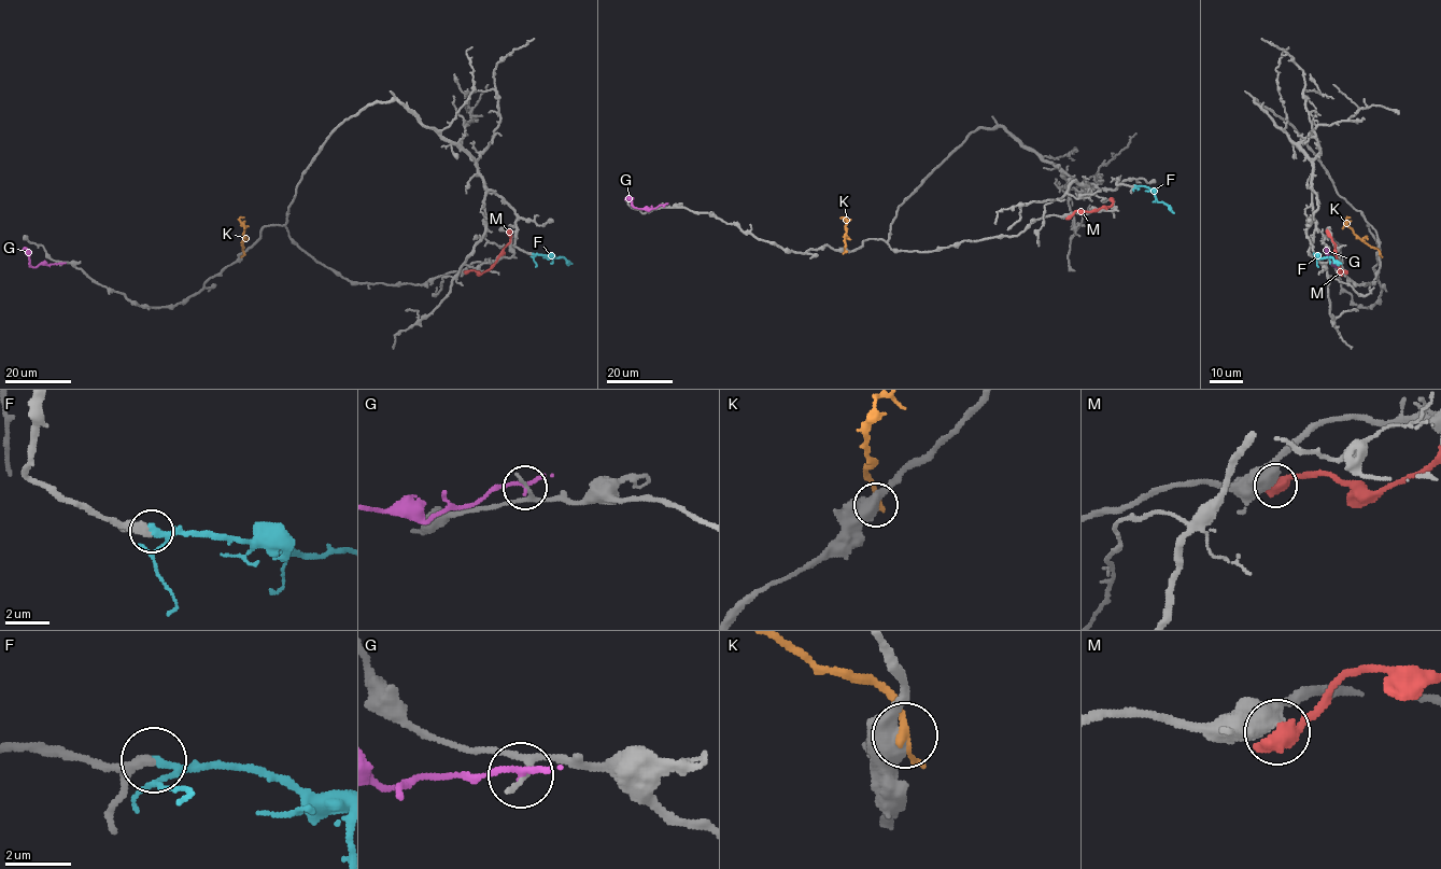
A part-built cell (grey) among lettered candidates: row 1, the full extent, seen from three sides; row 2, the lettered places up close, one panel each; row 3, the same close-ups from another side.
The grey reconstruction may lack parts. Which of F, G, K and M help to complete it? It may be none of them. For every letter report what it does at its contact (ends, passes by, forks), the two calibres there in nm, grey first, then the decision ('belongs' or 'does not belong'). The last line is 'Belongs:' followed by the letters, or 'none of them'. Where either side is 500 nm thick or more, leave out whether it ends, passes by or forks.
F: it passes by; calibres 400 and 200 nm; belongs
G: it passes by; calibres 160 and 170 nm; does not belong
K: calibres 550 and 200 nm; does not belong
M: calibres 550 and 600 nm; does not belong
Belongs: F

